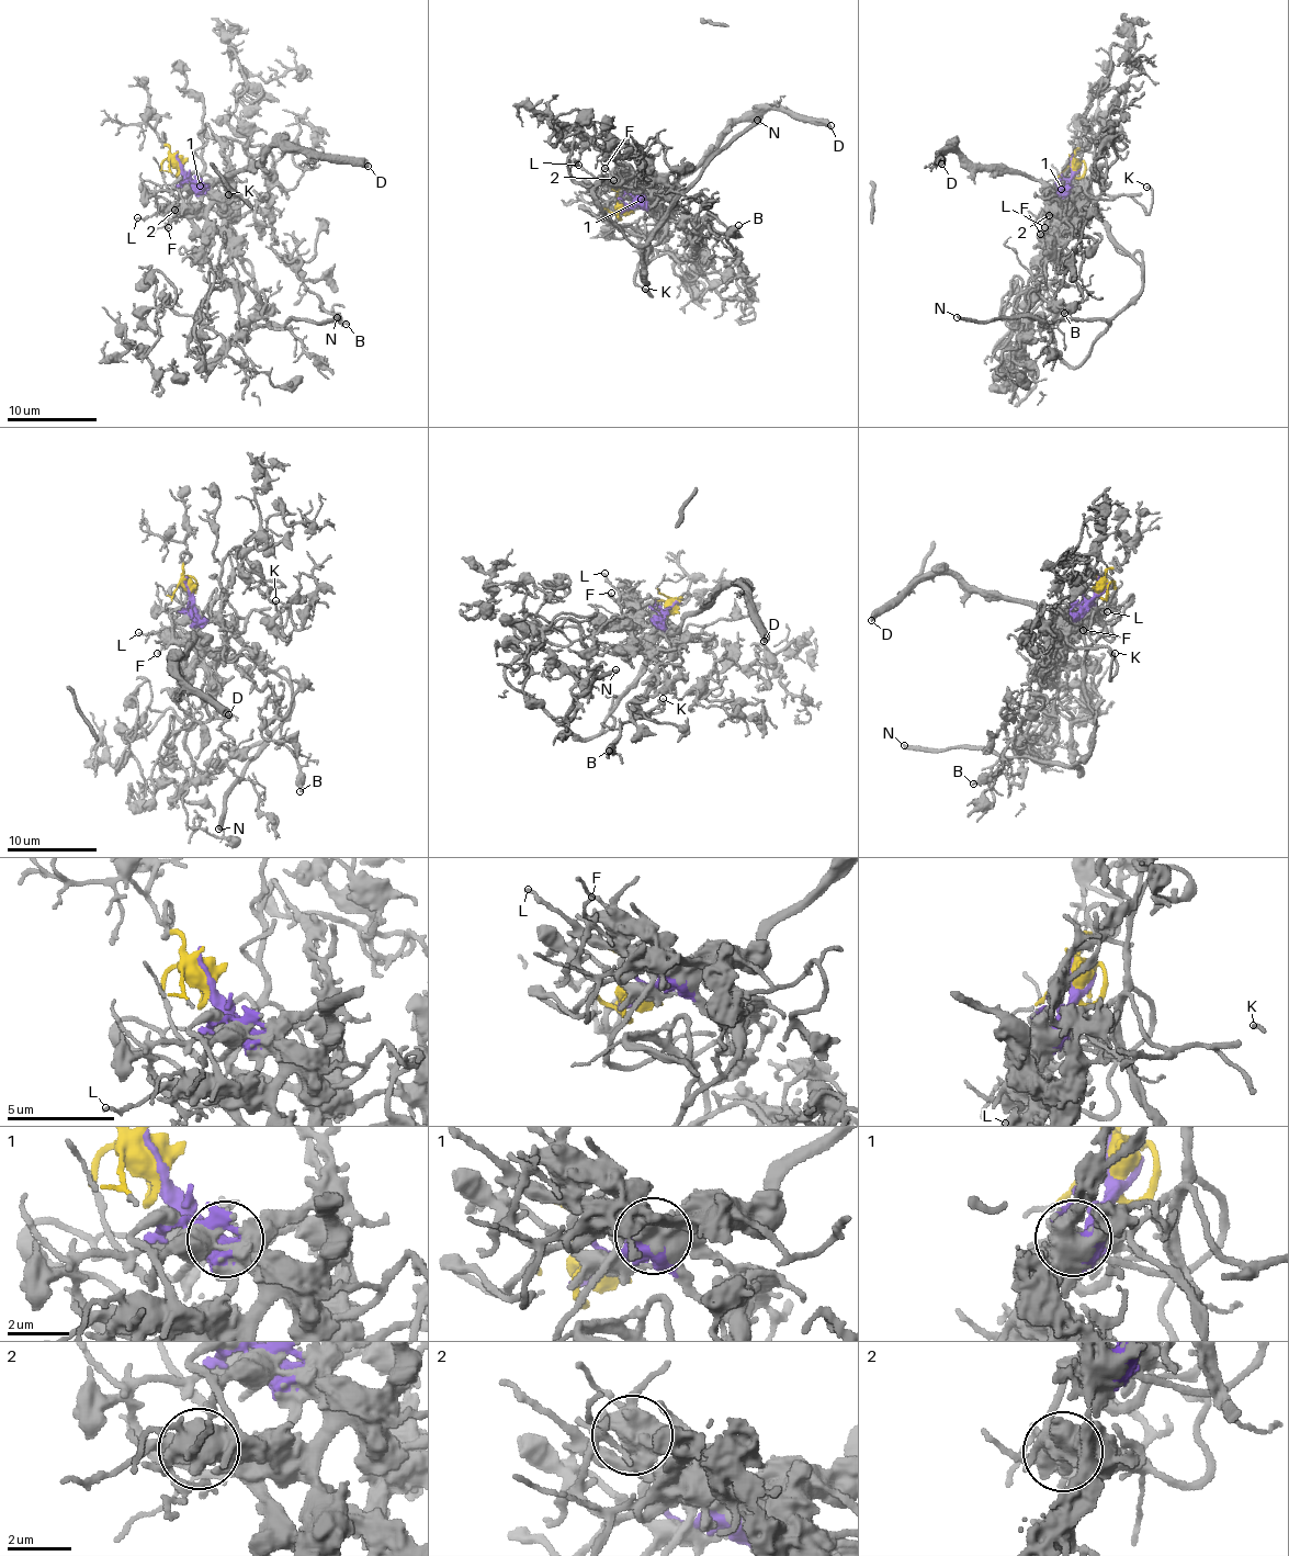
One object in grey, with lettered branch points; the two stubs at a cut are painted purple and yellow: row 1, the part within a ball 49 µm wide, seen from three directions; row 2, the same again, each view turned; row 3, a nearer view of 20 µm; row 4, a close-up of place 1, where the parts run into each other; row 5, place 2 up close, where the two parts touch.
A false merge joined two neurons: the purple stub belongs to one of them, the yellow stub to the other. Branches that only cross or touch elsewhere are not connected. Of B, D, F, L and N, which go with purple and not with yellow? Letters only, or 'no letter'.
D, L

